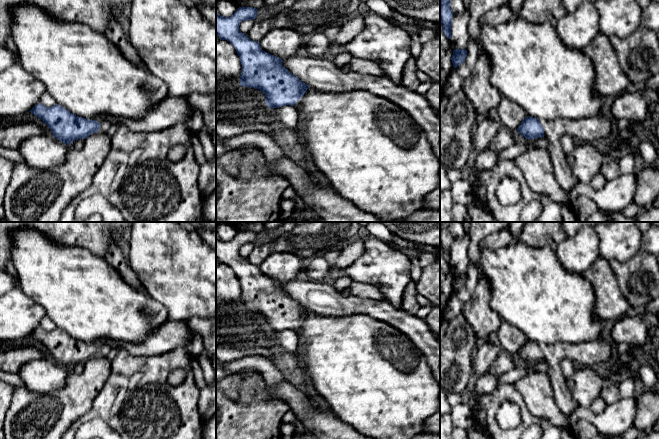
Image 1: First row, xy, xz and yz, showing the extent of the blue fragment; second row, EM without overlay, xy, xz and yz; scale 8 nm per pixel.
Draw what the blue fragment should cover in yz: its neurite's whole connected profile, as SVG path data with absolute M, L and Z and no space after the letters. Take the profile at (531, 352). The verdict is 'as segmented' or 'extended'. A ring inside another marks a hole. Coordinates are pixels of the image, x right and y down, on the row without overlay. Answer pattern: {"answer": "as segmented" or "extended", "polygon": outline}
{"answer": "extended", "polygon": "M597 339L591 342L582 342L579 344L568 344L564 342L556 342L553 345L546 345L541 347L539 343L527 340L517 352L517 355L527 363L536 363L544 361L548 365L548 375L551 386L554 391L554 397L560 410L565 414L573 416L574 424L572 433L576 439L592 439L599 435L597 428L589 421L583 419L576 419L574 417L578 405L571 396L570 391L566 386L566 380L563 377L560 362L564 358L570 359L576 367L585 367L597 363L606 362L614 354L615 344L605 342L602 339Z"}

